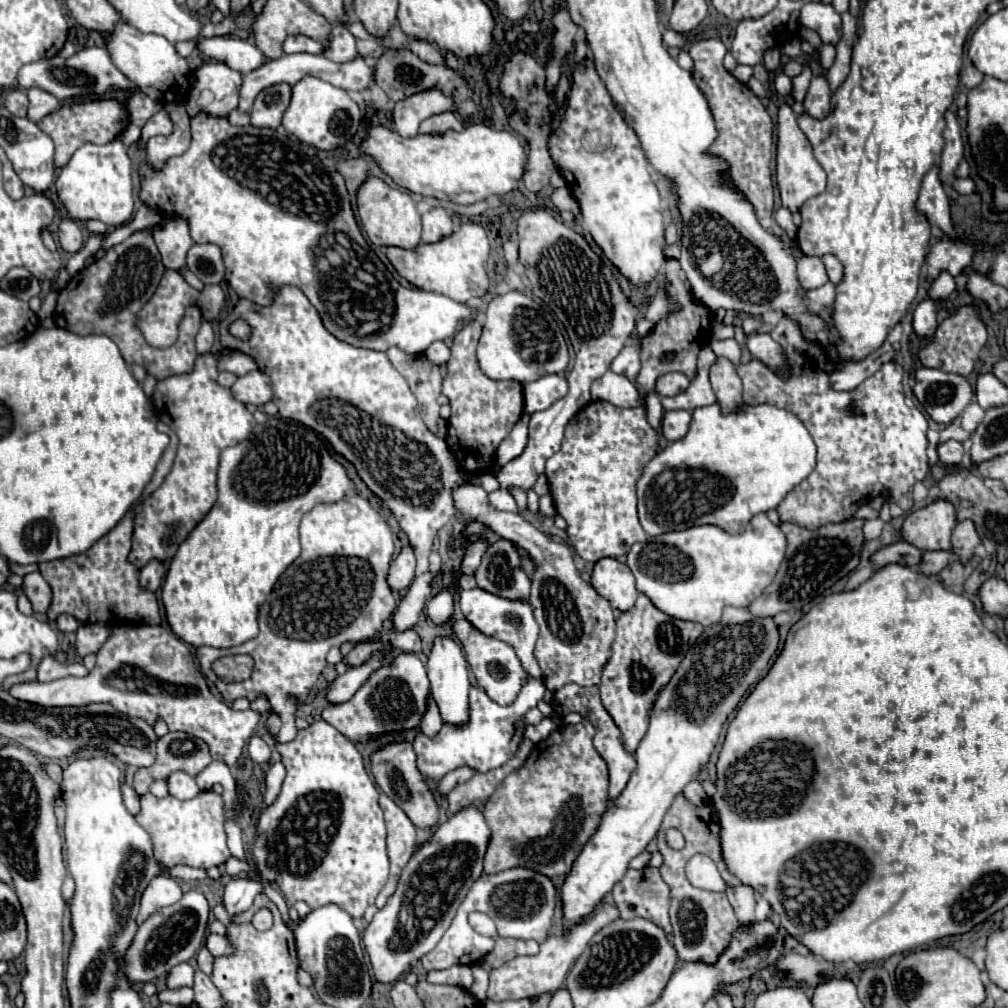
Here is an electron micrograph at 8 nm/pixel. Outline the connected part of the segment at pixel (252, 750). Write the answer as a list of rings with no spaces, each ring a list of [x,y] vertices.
[[[253,736],[253,738],[251,738],[247,752],[249,752],[249,758],[251,758],[253,762],[257,762],[257,764],[267,762],[269,756],[271,756],[271,750],[269,750],[269,746],[265,744],[265,740],[263,740],[261,736]]]

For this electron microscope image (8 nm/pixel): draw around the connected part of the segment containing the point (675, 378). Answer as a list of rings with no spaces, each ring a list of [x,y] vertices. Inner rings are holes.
[[[669,372],[669,374],[663,374],[657,378],[655,382],[655,392],[661,394],[661,396],[675,396],[679,394],[681,390],[685,390],[689,386],[689,380],[679,374],[679,372]]]

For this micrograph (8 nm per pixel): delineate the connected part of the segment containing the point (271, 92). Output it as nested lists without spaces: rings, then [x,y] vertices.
[[[275,84],[261,90],[251,108],[251,124],[257,128],[277,128],[281,124],[281,116],[287,110],[291,100],[289,84]]]

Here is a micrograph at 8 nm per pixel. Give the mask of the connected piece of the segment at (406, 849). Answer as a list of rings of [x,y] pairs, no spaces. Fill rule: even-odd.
[[[381,794],[379,806],[381,806],[381,810],[385,814],[385,822],[387,822],[387,852],[389,852],[389,860],[391,860],[391,874],[389,874],[387,886],[379,892],[379,896],[375,900],[377,908],[385,906],[387,898],[397,888],[399,874],[401,874],[403,866],[409,862],[409,858],[415,850],[415,840],[417,840],[415,824],[389,796]]]

